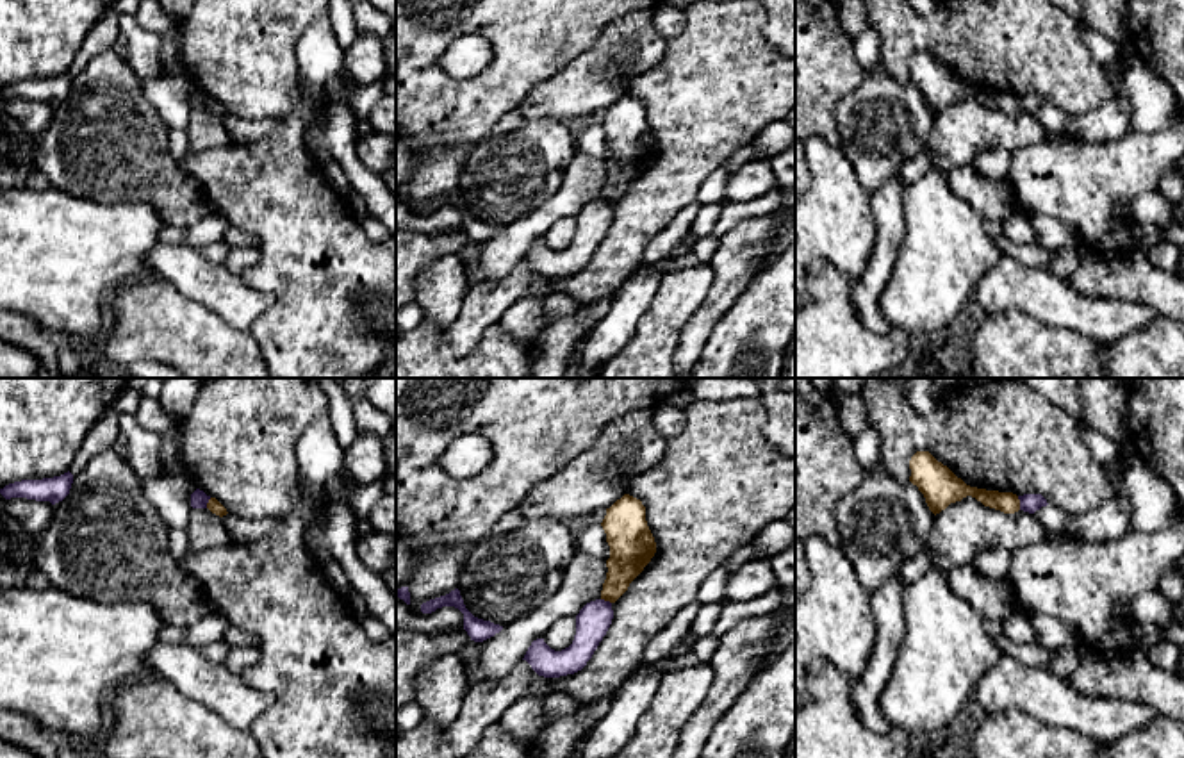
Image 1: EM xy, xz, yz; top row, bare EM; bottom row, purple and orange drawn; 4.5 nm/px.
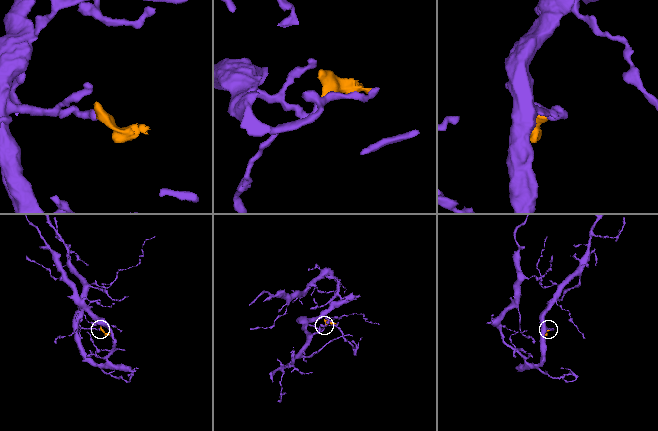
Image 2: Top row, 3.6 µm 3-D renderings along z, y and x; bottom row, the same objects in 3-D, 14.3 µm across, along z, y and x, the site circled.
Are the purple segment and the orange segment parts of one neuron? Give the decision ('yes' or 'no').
no

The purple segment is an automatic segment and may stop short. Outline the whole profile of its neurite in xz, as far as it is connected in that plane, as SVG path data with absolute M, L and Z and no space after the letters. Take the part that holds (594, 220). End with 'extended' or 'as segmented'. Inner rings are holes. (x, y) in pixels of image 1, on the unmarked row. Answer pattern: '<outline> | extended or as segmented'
M590 202L576 216L576 235L569 248L555 251L544 243L544 239L537 239L531 243L522 260L544 278L574 275L592 259L599 243L606 235L612 219L613 210L610 202Z | as segmented

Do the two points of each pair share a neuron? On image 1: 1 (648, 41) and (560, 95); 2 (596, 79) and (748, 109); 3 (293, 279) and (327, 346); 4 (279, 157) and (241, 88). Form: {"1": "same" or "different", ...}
{"1": "same", "2": "different", "3": "same", "4": "different"}

